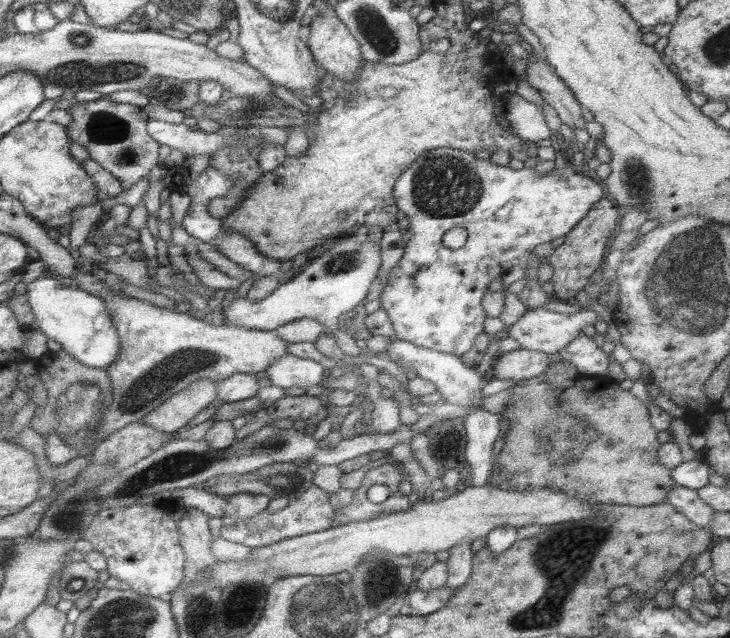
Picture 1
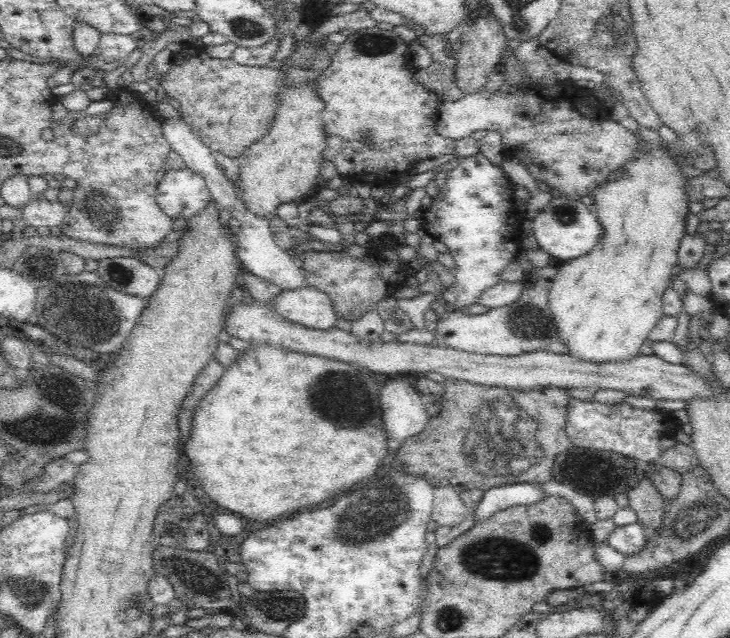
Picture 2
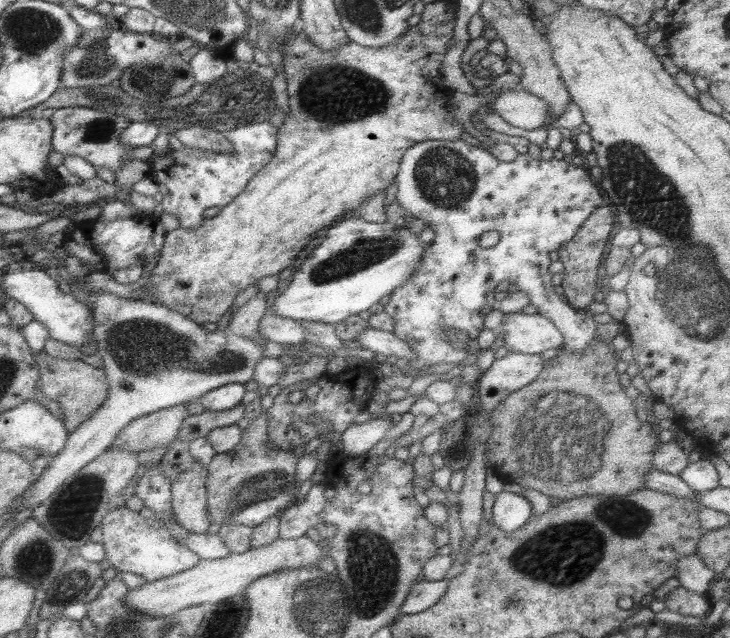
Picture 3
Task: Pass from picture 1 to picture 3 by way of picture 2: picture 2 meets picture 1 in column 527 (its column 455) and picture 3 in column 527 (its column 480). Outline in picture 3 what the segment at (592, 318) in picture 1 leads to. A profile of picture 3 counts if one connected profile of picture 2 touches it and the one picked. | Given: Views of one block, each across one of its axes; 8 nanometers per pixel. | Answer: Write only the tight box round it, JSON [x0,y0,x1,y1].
[496,312,563,354]

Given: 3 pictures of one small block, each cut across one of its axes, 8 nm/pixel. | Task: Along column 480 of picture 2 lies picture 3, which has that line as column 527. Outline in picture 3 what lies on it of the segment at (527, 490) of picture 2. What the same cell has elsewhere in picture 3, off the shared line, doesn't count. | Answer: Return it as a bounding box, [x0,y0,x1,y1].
[493,491,533,532]

